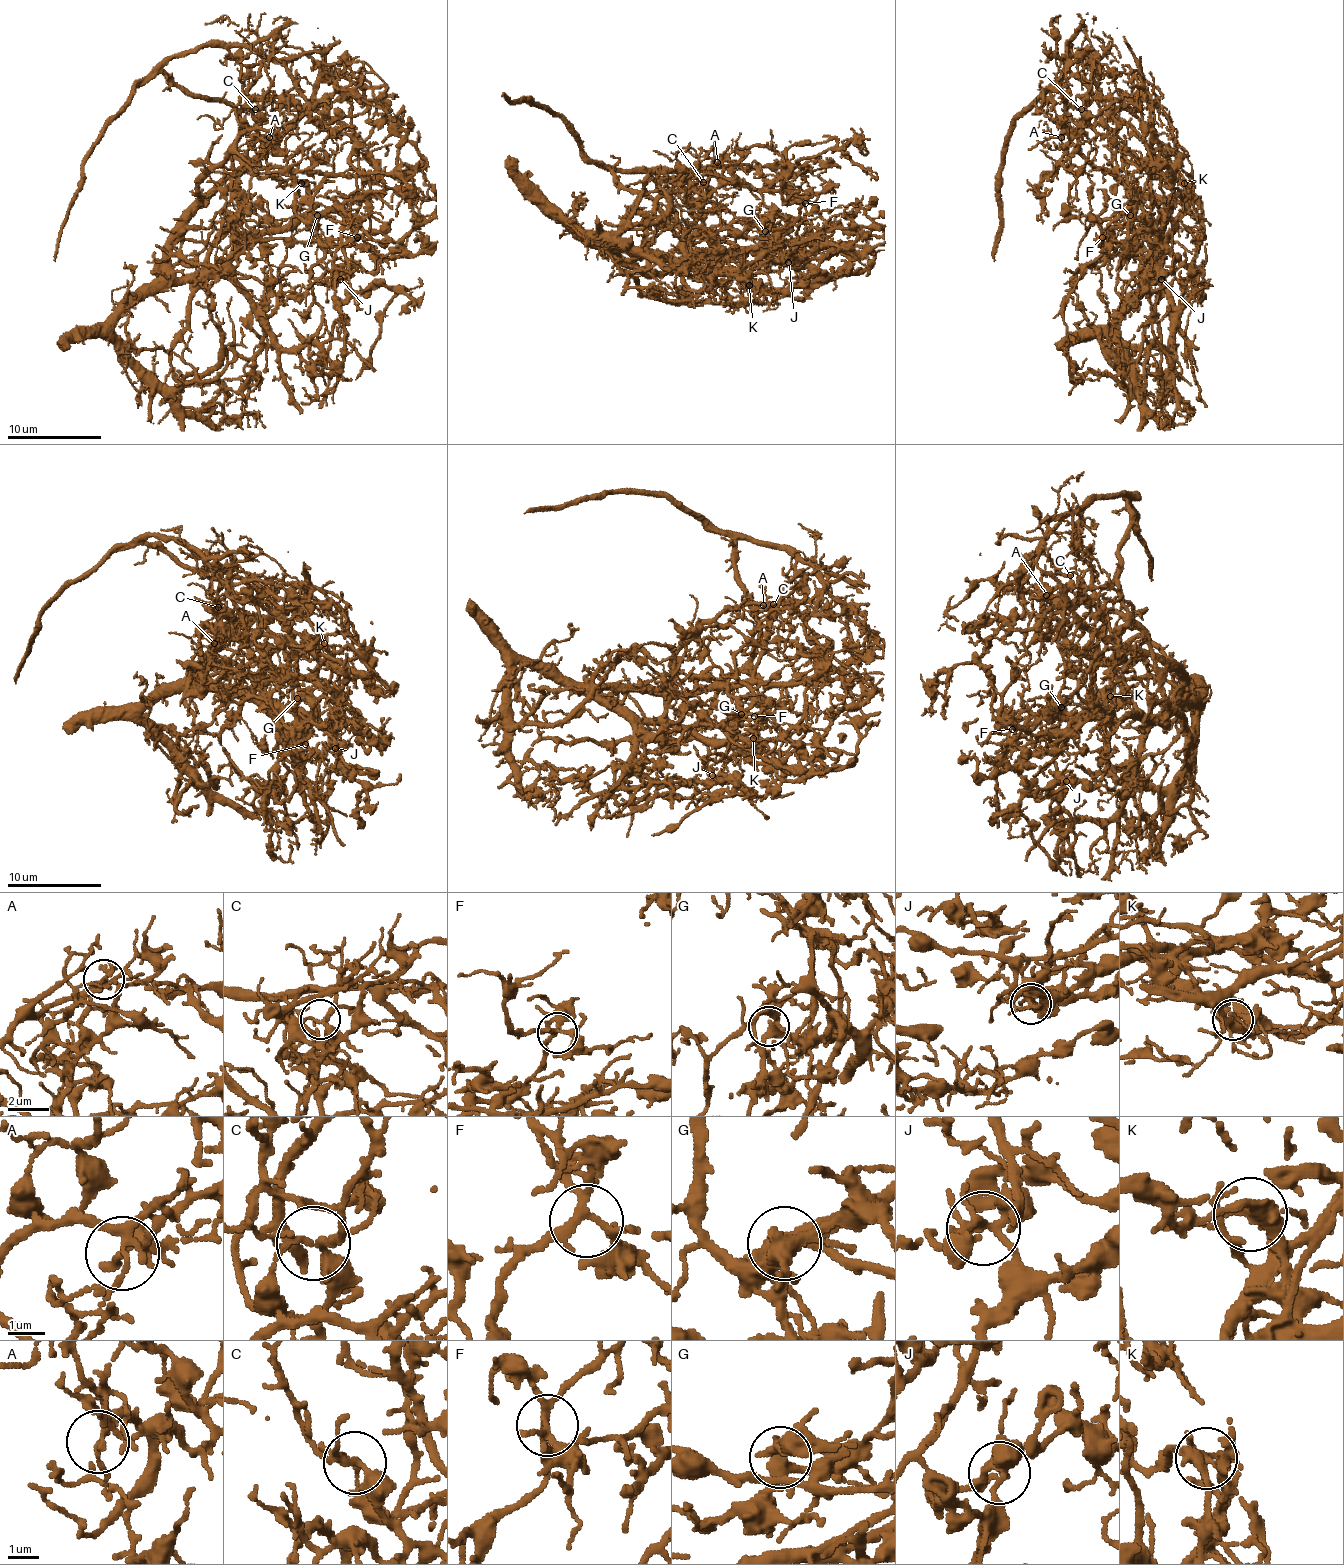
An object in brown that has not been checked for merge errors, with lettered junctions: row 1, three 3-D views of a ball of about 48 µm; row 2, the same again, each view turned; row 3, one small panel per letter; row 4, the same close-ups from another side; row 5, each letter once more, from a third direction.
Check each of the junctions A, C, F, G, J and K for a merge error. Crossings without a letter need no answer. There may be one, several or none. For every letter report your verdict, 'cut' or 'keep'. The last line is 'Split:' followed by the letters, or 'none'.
A: cut
C: keep
F: keep
G: keep
J: keep
K: cut
Split: A, K

